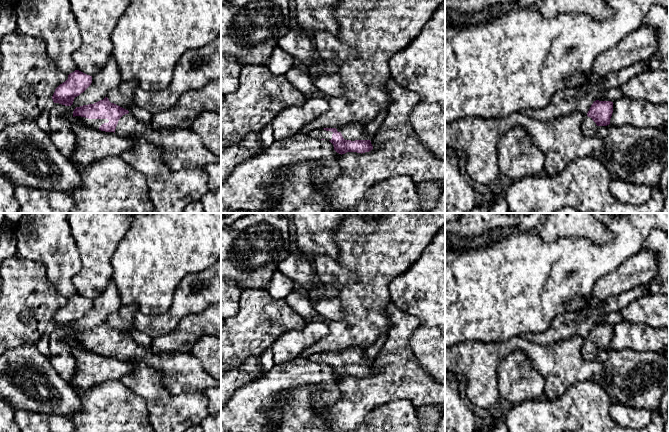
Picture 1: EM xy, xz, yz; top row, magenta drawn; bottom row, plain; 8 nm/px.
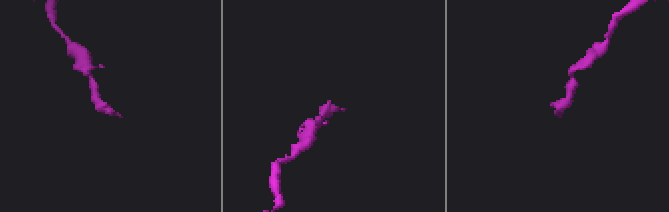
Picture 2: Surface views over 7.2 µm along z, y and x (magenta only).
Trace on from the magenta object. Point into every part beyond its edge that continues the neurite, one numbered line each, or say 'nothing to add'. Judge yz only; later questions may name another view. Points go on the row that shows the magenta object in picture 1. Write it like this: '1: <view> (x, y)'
1: yz (588, 126)

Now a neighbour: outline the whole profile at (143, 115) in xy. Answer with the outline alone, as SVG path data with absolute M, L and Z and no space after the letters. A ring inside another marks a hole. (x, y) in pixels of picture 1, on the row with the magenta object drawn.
M134 103L130 106L129 112L131 112L137 120L144 124L151 125L153 115L146 109L143 109Z

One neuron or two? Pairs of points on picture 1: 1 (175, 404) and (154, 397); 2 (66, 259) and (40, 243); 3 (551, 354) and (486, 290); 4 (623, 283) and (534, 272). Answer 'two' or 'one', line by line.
1: one
2: one
3: two
4: two

